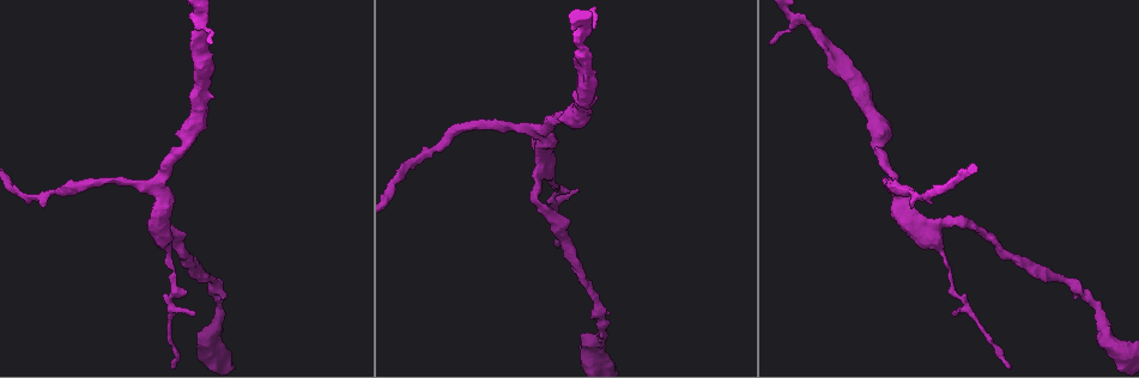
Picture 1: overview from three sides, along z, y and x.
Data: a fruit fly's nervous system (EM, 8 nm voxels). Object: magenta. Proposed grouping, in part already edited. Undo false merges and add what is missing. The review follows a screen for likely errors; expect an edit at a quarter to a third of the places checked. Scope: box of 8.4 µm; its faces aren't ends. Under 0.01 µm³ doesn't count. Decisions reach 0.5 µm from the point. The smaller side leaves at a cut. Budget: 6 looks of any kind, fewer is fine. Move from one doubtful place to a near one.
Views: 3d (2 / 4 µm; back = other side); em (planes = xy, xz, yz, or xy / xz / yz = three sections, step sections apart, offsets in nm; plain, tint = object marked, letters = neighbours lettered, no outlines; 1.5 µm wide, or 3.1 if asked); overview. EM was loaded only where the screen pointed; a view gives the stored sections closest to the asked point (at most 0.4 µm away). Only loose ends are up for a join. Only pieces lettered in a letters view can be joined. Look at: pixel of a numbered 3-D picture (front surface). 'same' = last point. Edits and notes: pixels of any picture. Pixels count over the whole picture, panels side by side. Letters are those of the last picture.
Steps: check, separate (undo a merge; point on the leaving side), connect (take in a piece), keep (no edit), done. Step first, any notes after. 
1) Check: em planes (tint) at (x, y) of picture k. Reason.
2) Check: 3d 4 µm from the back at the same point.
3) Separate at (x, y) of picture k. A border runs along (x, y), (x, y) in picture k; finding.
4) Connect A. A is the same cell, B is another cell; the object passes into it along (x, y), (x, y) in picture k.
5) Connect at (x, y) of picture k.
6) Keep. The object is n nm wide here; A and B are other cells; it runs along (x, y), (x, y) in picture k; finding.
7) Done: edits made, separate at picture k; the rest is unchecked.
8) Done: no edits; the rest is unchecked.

Check: 3d 2 µm at (50, 189) of picture 1. Narrows sharply.

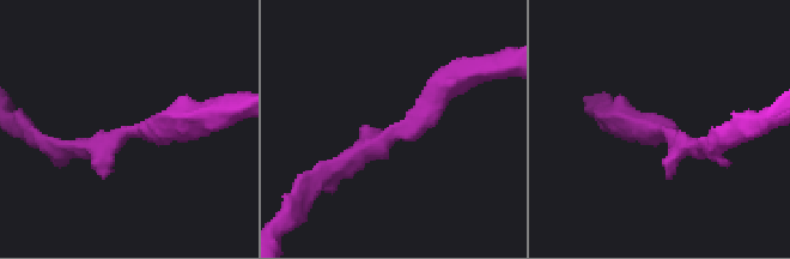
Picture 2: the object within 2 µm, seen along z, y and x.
Check: em planes (tint) at (399, 126) of picture 2.

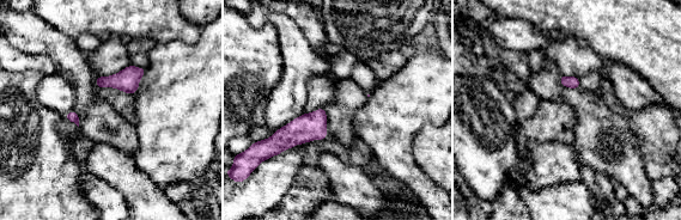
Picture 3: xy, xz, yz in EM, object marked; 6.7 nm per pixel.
Check: em planes (letters) at the same point.

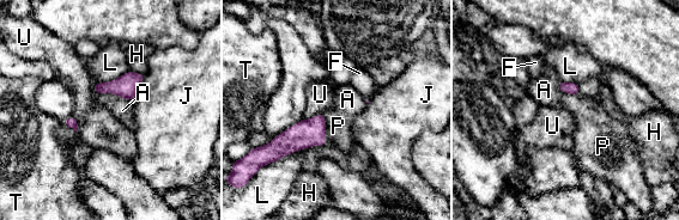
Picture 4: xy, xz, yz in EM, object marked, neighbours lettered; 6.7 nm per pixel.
Keep. The longest contact is with L, 240 nm; A, F, H, J, L, P, T and U are other cells; a border runs along (558, 81), (558, 87), (563, 92) in picture 4; all the same cell.

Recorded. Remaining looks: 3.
Check: em planes (tint) at (897, 197) of picture 1. Arms part here.

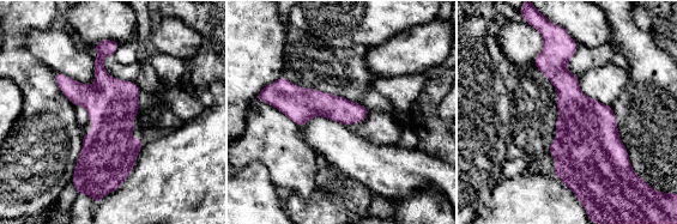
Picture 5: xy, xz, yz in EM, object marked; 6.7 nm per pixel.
Check: em planes (letters) at the same point.

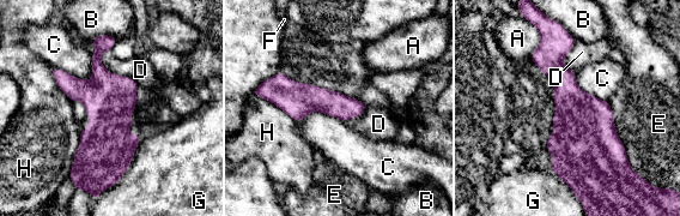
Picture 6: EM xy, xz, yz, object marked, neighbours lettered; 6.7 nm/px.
Keep. The object is 340 nm wide here; A, B, C, D, E, F, G and H are other cells; a border runs along (92, 54), (89, 79), (52, 66) in picture 6; continuous, no second cell.

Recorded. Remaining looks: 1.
Done: no edits; the rest is unchecked.

